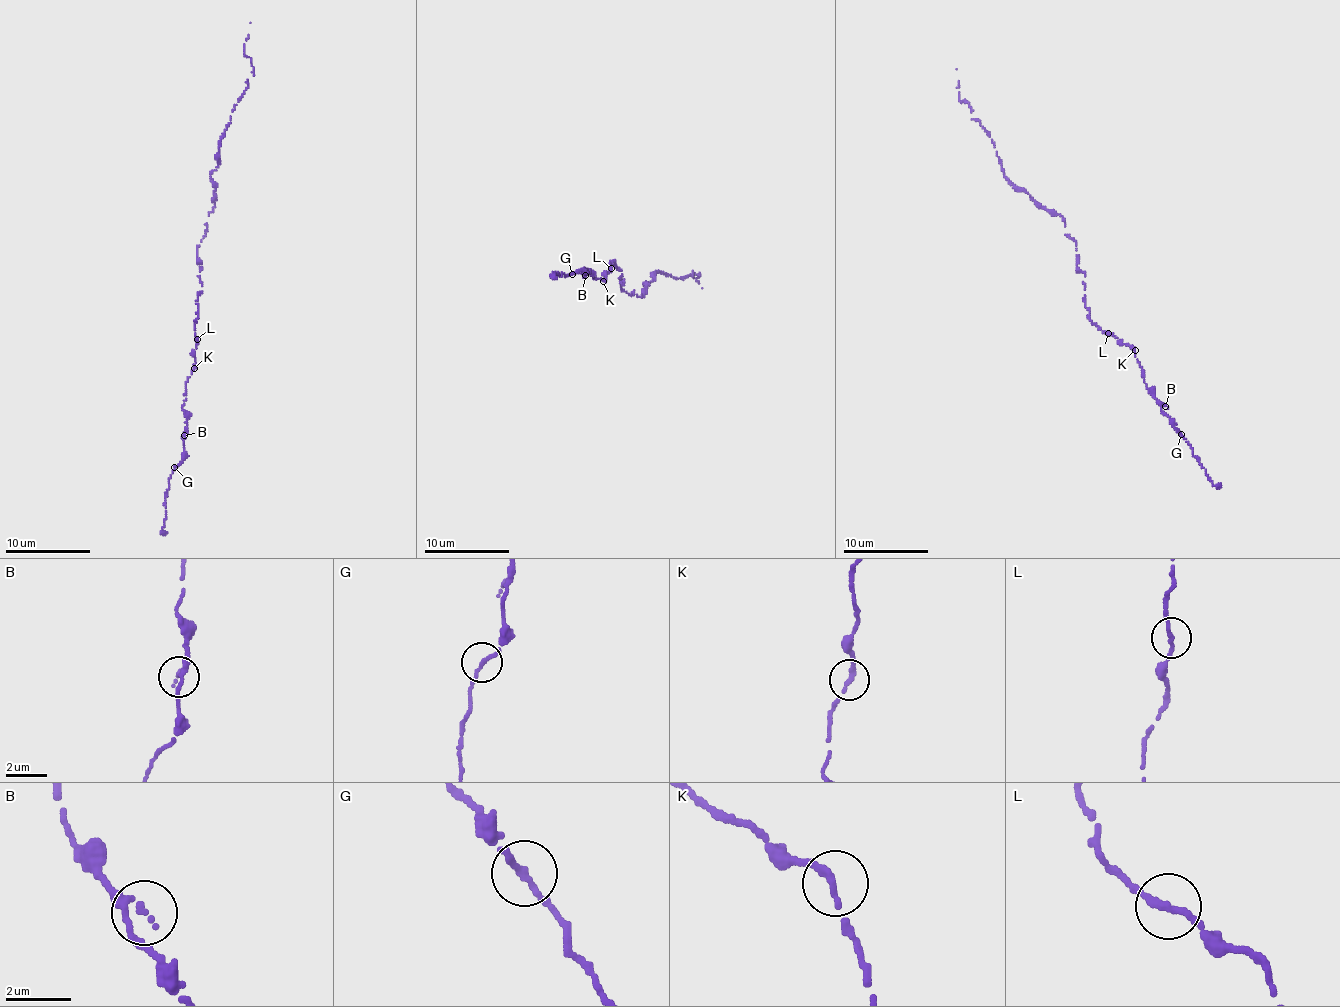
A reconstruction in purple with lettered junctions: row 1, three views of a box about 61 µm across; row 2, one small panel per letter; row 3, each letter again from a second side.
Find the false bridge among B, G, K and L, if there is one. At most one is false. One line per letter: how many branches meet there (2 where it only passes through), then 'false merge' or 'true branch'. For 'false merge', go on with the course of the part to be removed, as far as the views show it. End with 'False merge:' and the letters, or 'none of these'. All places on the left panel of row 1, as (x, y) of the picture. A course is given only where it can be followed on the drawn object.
B: 2 branches meet; true branch
G: 2 branches meet; true branch
K: 2 branches meet; true branch
L: 2 branches meet; true branch
False merge: none of these

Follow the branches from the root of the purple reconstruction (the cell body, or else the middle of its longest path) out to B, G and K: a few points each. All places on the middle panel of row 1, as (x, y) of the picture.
B: (622, 283), (621, 269), (615, 261), (610, 263), (606, 278), (593, 279), (588, 269), (585, 275)
G: (622, 283), (621, 269), (615, 261), (601, 280), (593, 279), (592, 272), (587, 272), (590, 269), (572, 274)
K: (622, 283), (621, 269), (615, 261), (610, 263), (603, 281)

